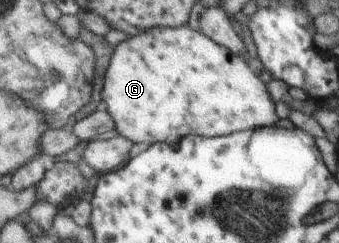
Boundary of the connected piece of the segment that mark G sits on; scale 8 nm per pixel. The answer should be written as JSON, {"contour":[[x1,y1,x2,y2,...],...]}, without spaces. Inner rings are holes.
{"contour":[[187,25,174,28,156,26,117,44,106,71,102,101,116,122,115,133,134,140,136,144,176,144,184,134,202,138,228,136,240,131,272,127,276,120,272,100,268,92,262,90,262,82,256,74,252,74,240,57,230,54,226,47]]}

